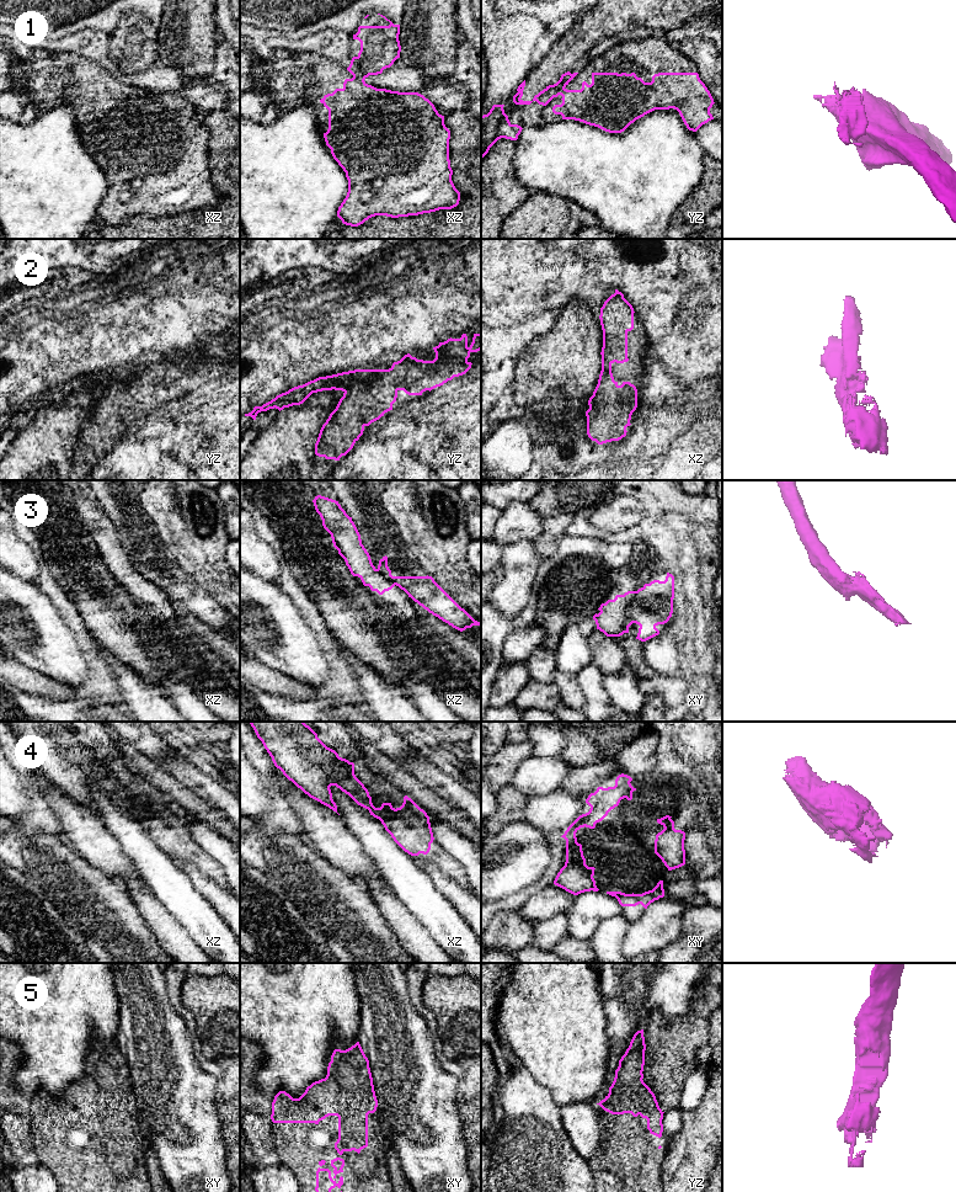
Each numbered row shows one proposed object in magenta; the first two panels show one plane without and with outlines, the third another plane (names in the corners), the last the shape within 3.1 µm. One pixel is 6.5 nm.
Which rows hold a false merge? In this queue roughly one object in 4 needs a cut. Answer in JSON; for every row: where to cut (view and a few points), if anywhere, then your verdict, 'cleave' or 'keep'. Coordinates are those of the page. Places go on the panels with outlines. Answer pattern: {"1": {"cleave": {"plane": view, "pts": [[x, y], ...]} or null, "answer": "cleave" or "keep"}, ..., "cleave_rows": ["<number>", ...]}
{"1": {"cleave": {"plane": "xz", "pts": [[353, 75], [363, 81]]}, "answer": "cleave"}, "2": {"cleave": null, "answer": "keep"}, "3": {"cleave": {"plane": "xy", "pts": [[636, 591], [626, 608], [625, 632]]}, "answer": "cleave"}, "4": {"cleave": {"plane": "xz", "pts": [[380, 807], [380, 820]]}, "answer": "cleave"}, "5": {"cleave": null, "answer": "keep"}, "cleave_rows": ["1", "3", "4"]}

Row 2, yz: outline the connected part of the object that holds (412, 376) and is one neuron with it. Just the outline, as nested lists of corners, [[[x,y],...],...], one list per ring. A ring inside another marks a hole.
[[[481,332],[474,334],[472,342],[468,345],[468,336],[463,334],[460,339],[448,339],[433,347],[436,358],[433,361],[423,361],[405,355],[400,361],[394,362],[389,369],[354,369],[332,376],[319,377],[303,385],[294,387],[285,393],[277,395],[271,401],[262,406],[255,406],[253,410],[245,416],[256,416],[261,411],[278,409],[303,404],[313,393],[322,390],[342,390],[343,397],[340,399],[336,409],[330,414],[326,422],[322,425],[317,441],[315,443],[315,454],[326,459],[340,461],[354,446],[363,435],[364,427],[379,420],[385,413],[392,410],[392,404],[396,401],[397,392],[404,390],[408,395],[422,395],[426,390],[432,390],[443,385],[454,377],[465,374],[471,368],[471,362],[468,361],[471,352],[481,350]]]

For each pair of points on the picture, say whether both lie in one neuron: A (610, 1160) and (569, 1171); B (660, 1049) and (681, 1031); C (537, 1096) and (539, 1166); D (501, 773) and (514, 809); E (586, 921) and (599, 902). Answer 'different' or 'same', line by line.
A: different
B: same
C: same
D: different
E: same

